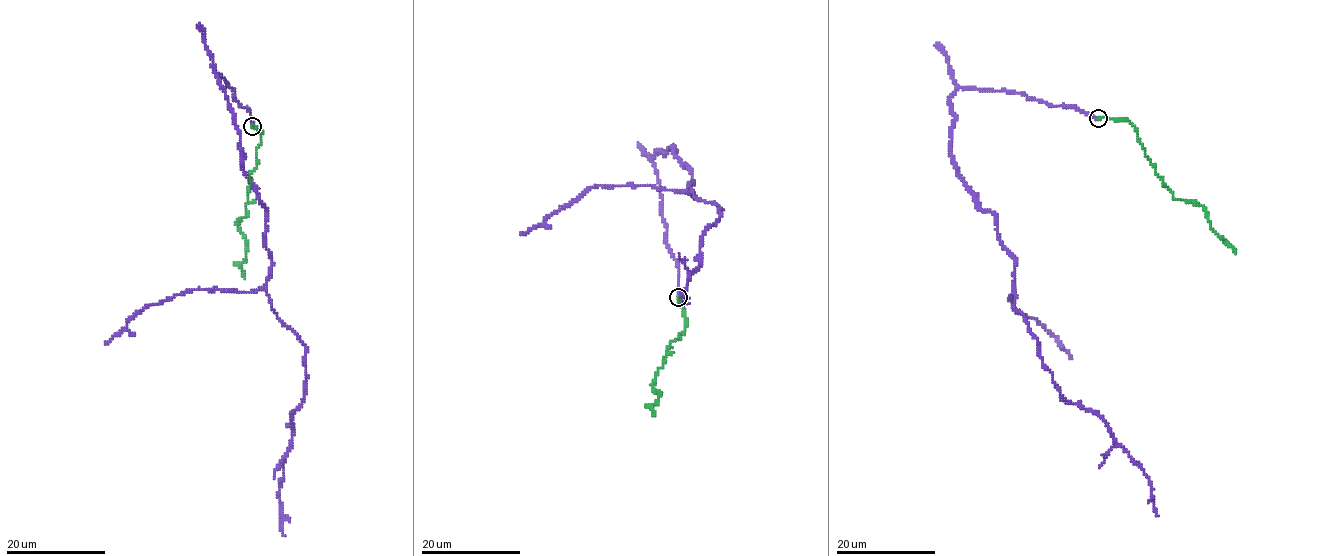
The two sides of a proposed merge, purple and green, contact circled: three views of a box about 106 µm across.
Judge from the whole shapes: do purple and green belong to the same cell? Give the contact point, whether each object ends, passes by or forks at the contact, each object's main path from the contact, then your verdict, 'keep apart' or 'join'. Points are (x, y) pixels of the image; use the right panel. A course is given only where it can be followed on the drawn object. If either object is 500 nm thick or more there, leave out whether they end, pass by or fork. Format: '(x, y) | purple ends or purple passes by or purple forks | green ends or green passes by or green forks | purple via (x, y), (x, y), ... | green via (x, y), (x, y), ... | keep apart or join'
(1098, 118) | purple ends | green ends | purple via (1098, 118), (958, 88), (952, 163), (1016, 261), (1014, 307), (1059, 394), (1103, 421), (1147, 476), (1156, 516) | green via (1098, 118), (1128, 120), (1172, 197), (1202, 206), (1211, 227), (1236, 253) | join

